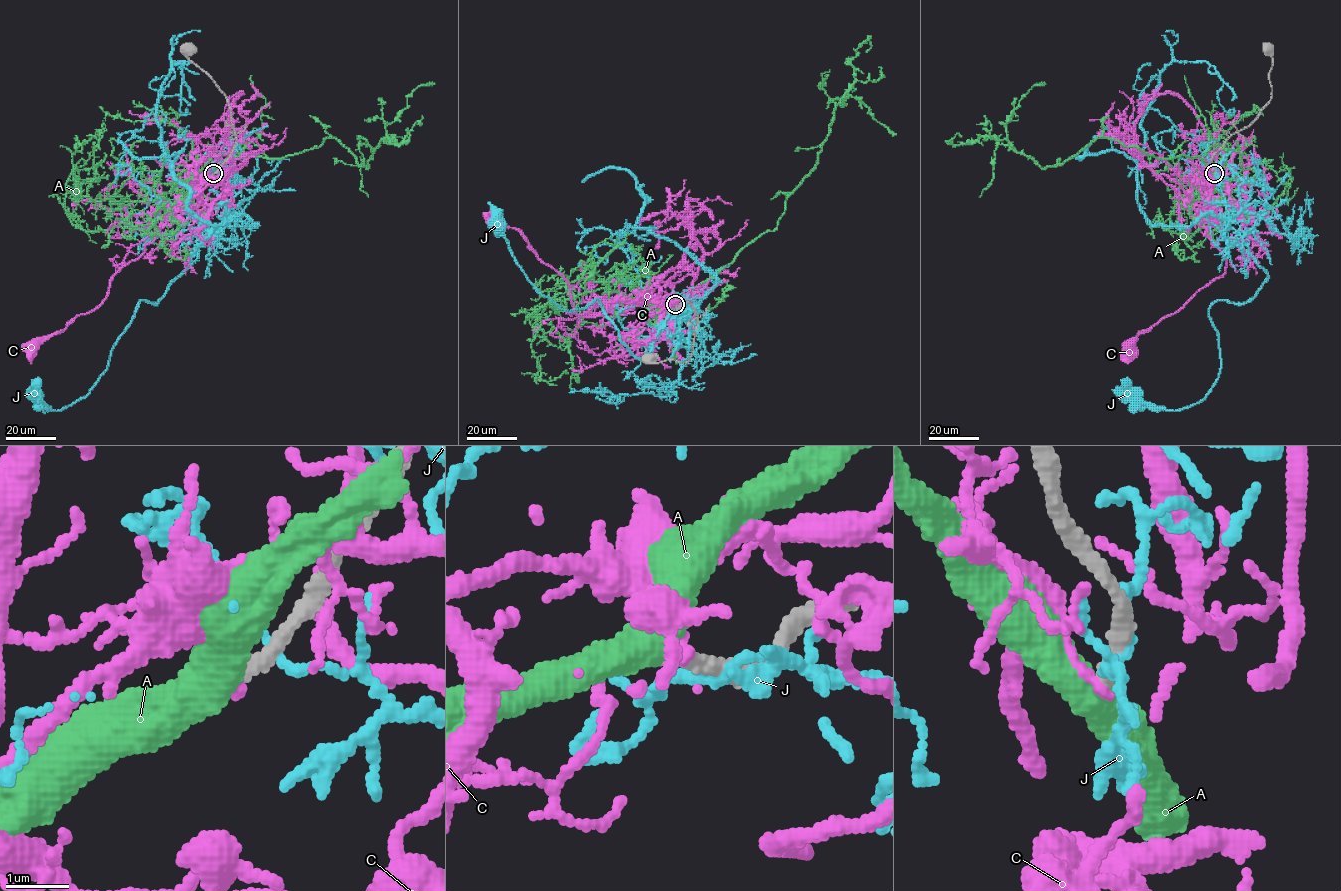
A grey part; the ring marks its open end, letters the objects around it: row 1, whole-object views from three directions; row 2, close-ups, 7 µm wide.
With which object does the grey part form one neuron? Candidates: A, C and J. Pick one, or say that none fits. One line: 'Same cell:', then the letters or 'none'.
Same cell: A

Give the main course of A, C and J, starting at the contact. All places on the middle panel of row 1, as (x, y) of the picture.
A: (675, 304), (777, 227), (787, 197), (813, 168), (833, 109), (843, 98), (855, 96), (896, 135)
C: (676, 304), (644, 298), (616, 301), (596, 316), (578, 316), (568, 282), (537, 257), (517, 230), (493, 216)
J: (678, 306), (690, 308), (688, 319), (669, 312), (637, 358), (597, 300), (568, 311), (544, 296), (497, 229)

